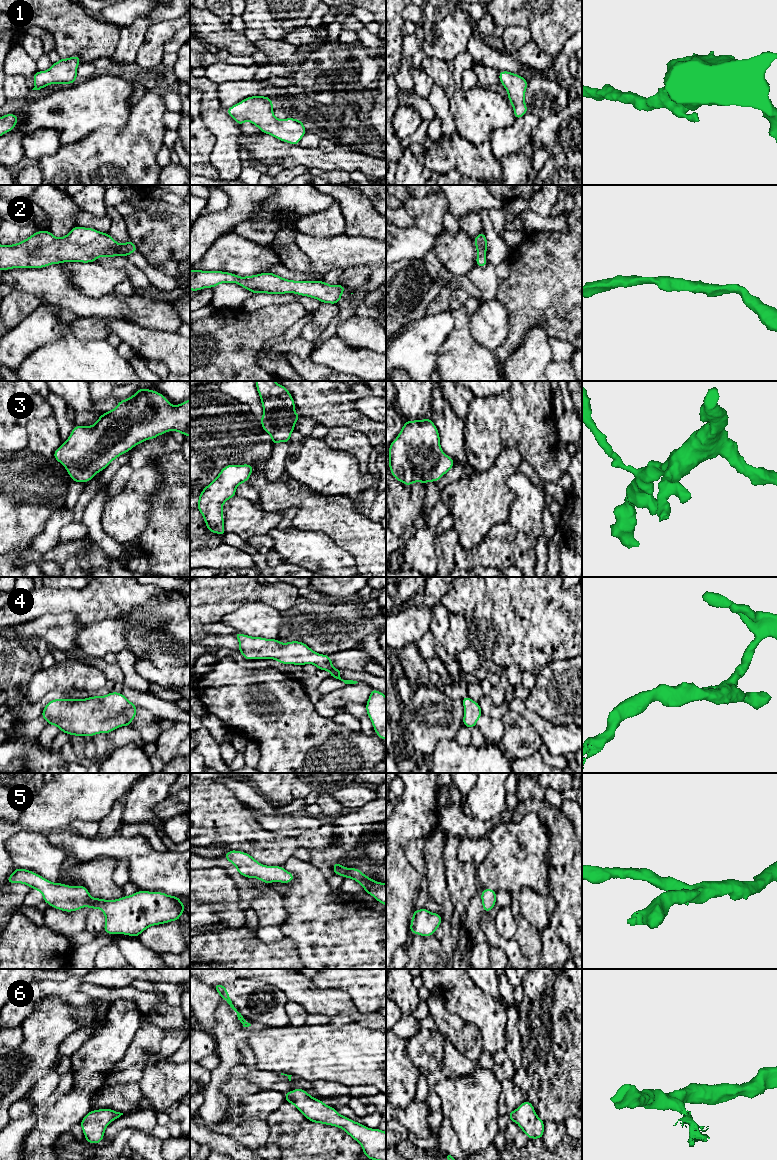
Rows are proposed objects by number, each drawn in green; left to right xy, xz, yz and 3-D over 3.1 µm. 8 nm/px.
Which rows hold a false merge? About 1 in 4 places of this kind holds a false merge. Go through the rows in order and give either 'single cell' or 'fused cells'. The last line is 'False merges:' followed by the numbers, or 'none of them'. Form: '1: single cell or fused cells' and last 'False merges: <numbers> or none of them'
1: single cell
2: single cell
3: single cell
4: single cell
5: single cell
6: single cell
False merges: none of them

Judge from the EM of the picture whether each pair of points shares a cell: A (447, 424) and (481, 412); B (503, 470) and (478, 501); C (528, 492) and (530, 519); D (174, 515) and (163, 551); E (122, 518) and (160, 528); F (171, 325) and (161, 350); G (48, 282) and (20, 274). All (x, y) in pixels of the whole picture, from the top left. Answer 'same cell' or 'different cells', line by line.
A: different cells
B: same cell
C: same cell
D: same cell
E: different cells
F: different cells
G: same cell

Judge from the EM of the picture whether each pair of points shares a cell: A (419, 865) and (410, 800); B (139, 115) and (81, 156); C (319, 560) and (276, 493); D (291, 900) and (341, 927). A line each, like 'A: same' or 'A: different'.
A: different
B: same
C: different
D: same

